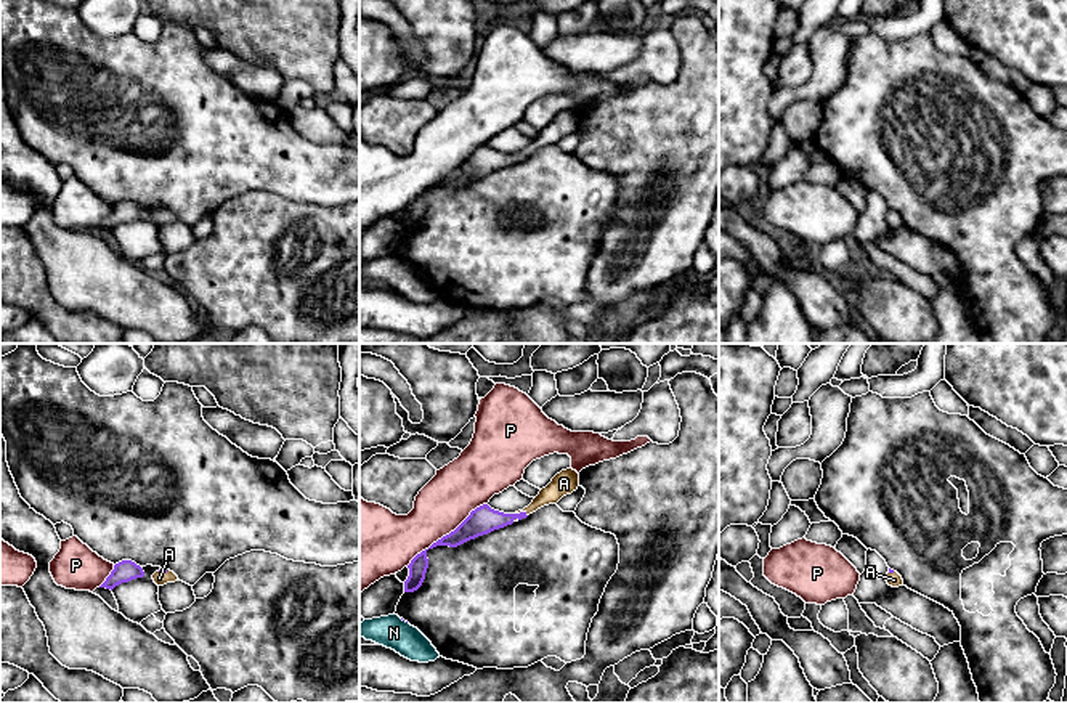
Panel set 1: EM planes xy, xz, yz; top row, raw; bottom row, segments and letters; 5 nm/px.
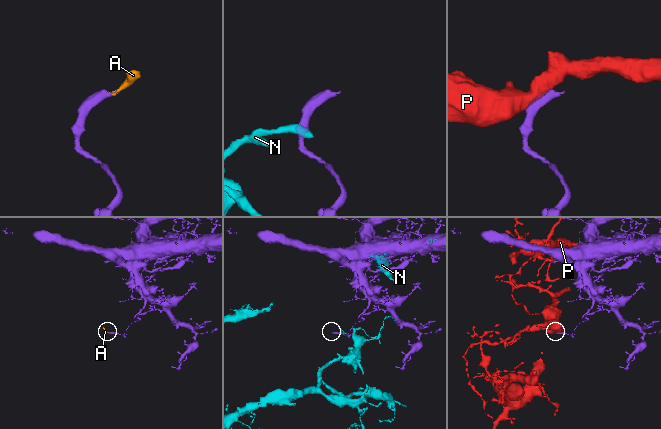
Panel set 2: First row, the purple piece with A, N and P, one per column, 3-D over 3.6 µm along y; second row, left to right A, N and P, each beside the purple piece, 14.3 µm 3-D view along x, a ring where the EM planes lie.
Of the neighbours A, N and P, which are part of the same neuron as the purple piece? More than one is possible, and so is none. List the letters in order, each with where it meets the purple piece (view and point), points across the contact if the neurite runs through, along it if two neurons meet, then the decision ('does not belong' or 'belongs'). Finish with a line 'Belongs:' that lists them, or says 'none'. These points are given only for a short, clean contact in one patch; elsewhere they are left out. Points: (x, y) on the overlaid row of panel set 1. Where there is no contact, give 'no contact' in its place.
A: contact xz (520, 512); way xz (482, 520), (509, 519), (520, 512), (533, 507), (560, 485); belongs
N: contact xz (403, 620); does not belong
P: contact xz (446, 535); does not belong
Belongs: A

